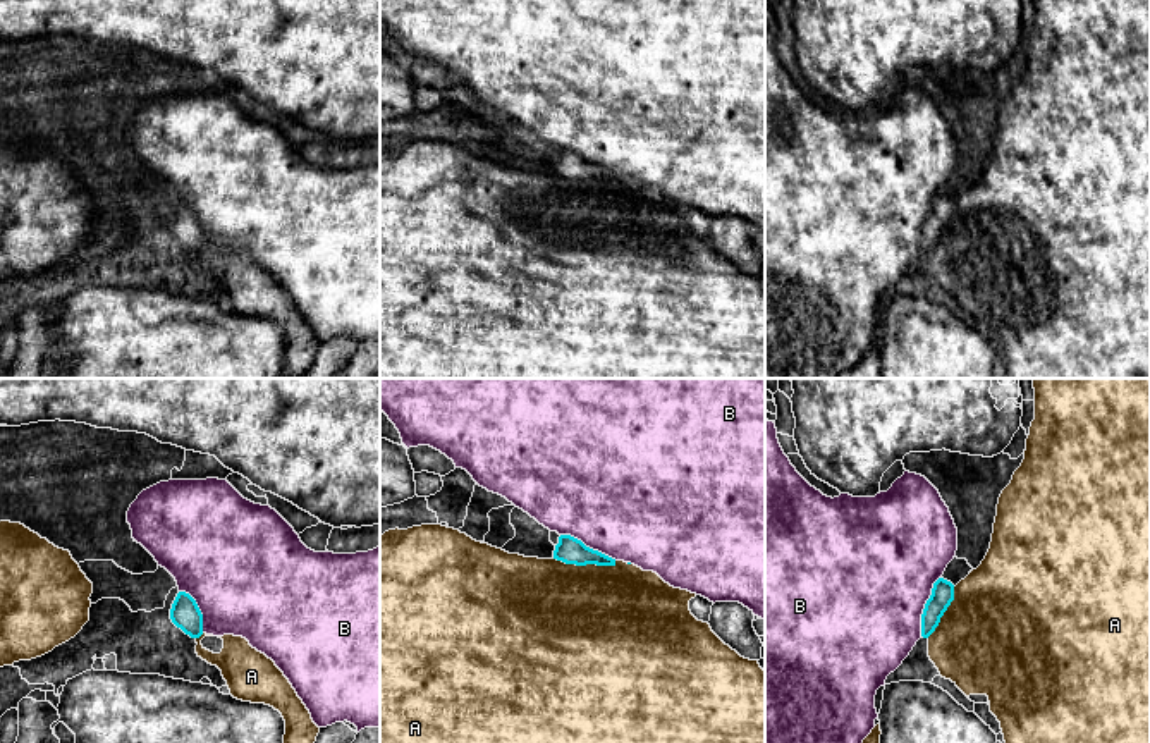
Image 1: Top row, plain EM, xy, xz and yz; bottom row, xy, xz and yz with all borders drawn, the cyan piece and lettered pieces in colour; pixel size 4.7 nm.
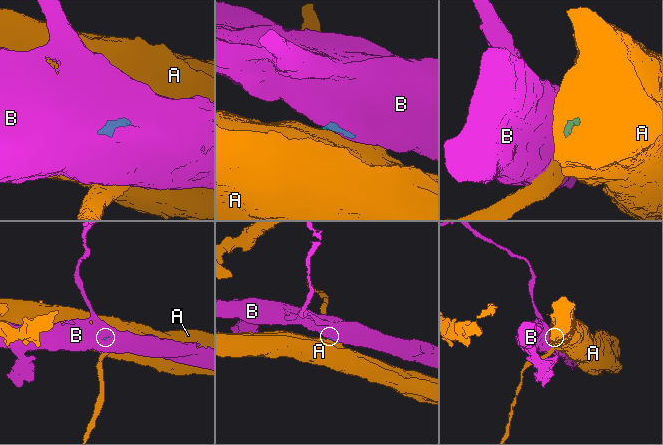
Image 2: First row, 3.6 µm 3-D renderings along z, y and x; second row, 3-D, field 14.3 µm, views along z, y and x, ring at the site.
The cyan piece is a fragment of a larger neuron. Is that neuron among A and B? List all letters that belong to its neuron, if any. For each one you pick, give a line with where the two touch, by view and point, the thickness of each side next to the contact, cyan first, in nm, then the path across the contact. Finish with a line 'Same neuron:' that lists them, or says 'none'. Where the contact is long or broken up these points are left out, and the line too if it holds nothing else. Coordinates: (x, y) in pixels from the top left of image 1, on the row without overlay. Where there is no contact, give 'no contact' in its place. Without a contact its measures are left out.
A: xz (585, 179) | 130/500 nm
Same neuron: A

